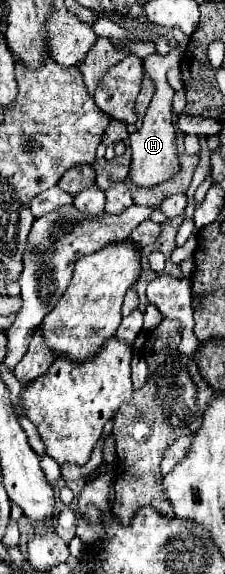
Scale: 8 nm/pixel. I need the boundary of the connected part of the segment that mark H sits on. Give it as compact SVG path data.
M174 47L168 55L152 53L146 59L142 59L144 75L148 75L148 79L152 79L152 83L154 83L154 97L150 101L142 127L138 131L130 133L126 139L132 149L130 179L142 187L158 185L158 183L170 179L178 171L178 153L176 153L176 143L174 143L176 127L174 127L174 113L172 113L172 97L174 97L175 91L166 81L166 71L170 67L176 67L180 63L180 59L182 59L180 47Z

